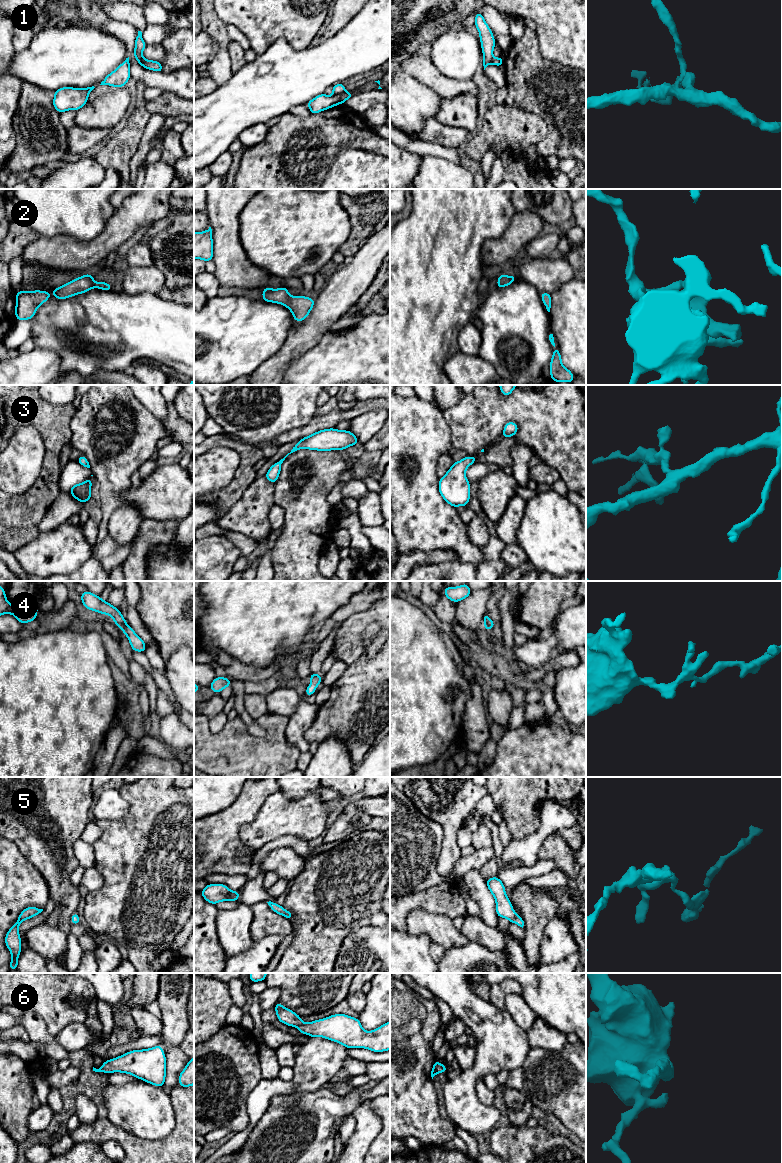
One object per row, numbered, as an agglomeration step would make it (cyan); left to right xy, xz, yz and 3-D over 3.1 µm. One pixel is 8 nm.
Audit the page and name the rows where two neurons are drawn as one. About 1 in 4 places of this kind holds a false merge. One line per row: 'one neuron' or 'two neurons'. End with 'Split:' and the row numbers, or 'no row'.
1: two neurons
2: one neuron
3: one neuron
4: one neuron
5: one neuron
6: one neuron
Split: 1

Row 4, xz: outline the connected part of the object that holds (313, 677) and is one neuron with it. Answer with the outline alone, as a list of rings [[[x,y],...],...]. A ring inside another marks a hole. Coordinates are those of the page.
[[[312,673],[309,678],[311,680],[311,683],[309,686],[307,686],[305,693],[306,696],[313,695],[315,693],[318,684],[322,683],[322,677],[319,674]]]

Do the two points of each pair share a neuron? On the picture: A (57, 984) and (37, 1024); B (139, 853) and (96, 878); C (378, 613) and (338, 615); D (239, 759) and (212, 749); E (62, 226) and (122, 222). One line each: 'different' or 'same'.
A: different
B: different
C: different
D: same
E: different

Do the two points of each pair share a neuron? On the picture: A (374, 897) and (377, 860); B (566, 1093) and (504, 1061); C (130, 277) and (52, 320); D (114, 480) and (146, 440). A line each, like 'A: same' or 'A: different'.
A: same
B: different
C: different
D: same

